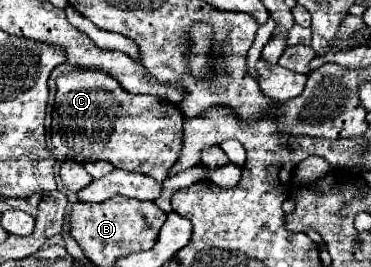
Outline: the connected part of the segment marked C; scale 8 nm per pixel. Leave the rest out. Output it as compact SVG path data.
M71 71L57 77L57 95L55 95L55 111L51 123L51 141L53 147L59 149L67 159L75 161L95 161L103 159L113 163L125 171L147 173L157 181L163 181L171 169L171 165L179 159L181 153L181 137L183 137L183 113L179 113L177 105L163 101L151 95L131 95L119 89L119 83L113 77L103 73L93 75L91 71Z

